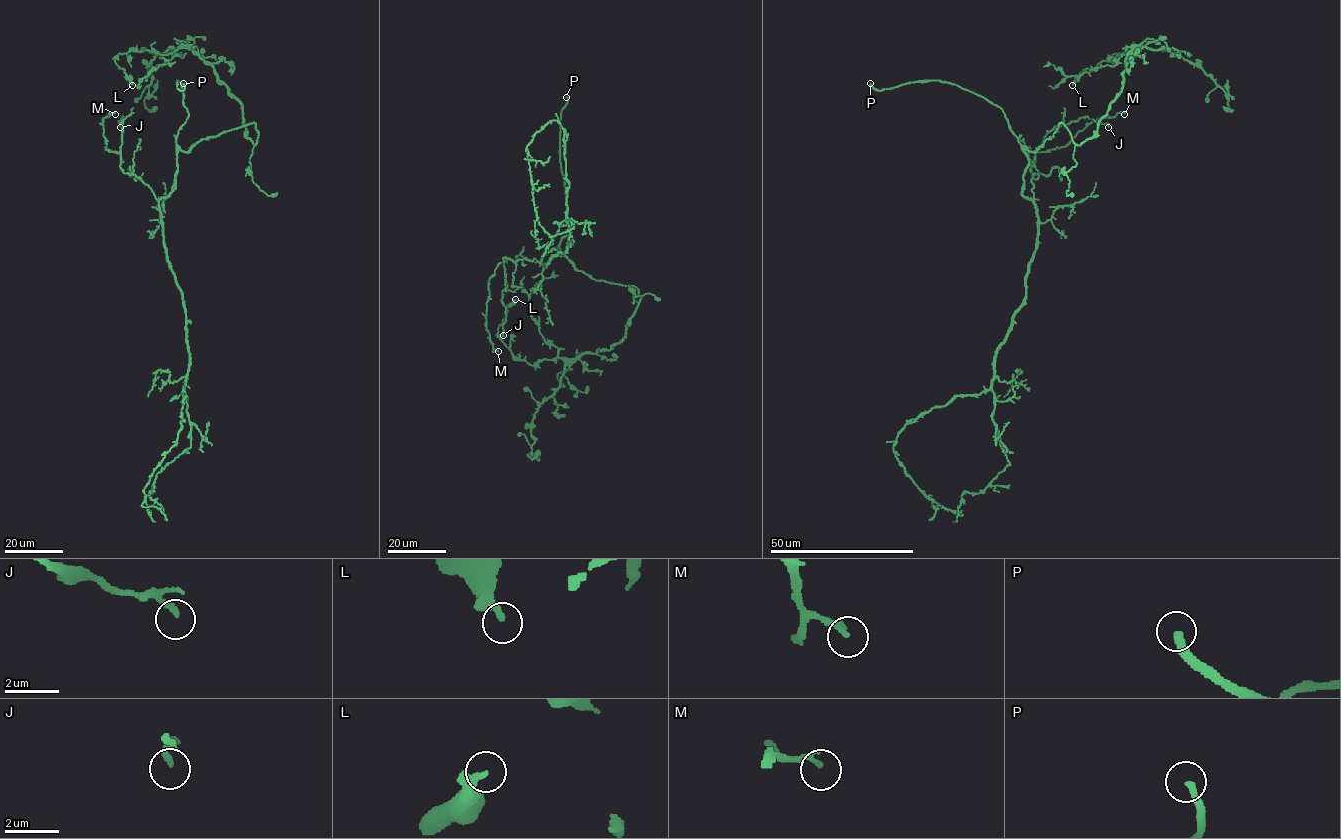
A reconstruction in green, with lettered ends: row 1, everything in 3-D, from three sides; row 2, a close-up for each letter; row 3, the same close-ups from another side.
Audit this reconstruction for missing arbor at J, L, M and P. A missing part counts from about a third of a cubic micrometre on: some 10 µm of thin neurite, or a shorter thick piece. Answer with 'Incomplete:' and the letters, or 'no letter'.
Incomplete: P

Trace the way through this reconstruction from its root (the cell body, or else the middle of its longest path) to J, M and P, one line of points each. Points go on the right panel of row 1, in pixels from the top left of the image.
J: (1023, 190), (1024, 196), (1034, 200), (1031, 179), (1034, 151), (1055, 126), (1087, 116), (1108, 127)
M: (1023, 190), (1024, 196), (1034, 200), (1032, 163), (1037, 152), (1065, 147), (1092, 122), (1124, 114)
P: (1023, 190), (1023, 174), (1029, 158), (999, 107), (956, 85), (938, 80), (909, 82), (880, 90), (870, 83)

